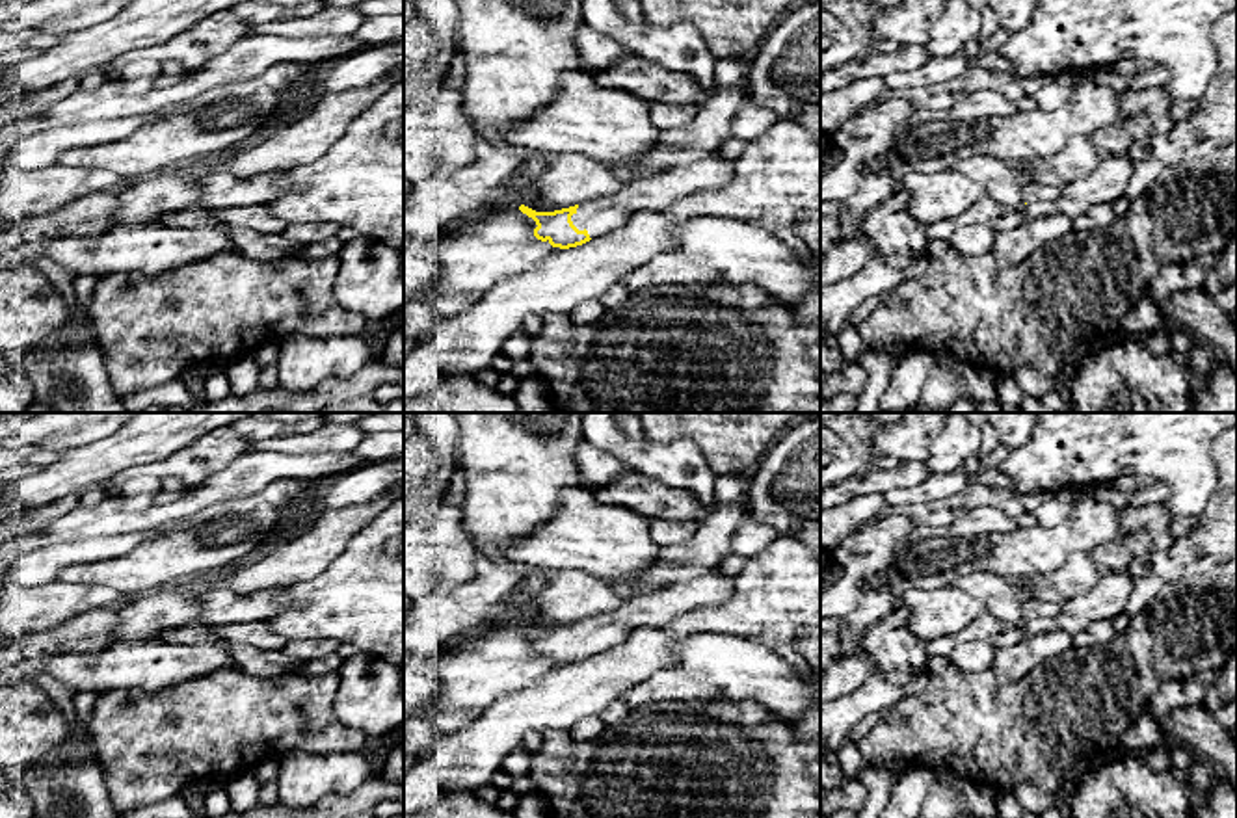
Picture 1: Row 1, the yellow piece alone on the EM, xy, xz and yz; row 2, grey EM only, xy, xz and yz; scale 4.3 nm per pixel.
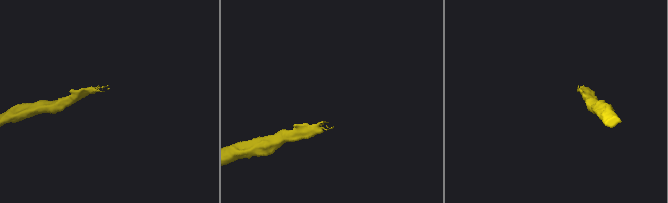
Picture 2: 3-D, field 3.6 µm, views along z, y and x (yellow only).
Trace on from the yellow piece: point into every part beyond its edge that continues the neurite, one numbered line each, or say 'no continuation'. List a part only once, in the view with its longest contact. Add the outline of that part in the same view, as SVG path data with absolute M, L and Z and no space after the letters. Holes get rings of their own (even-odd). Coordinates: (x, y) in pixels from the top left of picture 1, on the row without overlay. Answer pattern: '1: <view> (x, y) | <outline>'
1: xz (599, 633) | M718 571L685 584L638 591L616 610L579 621L571 638L579 647L586 645L590 654L599 654L625 643L638 628L662 627L692 608L725 602L731 591L733 576Z

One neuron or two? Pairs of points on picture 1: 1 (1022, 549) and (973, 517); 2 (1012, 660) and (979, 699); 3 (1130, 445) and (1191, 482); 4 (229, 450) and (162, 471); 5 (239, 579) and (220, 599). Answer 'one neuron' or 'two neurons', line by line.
1: two neurons
2: two neurons
3: one neuron
4: one neuron
5: two neurons

